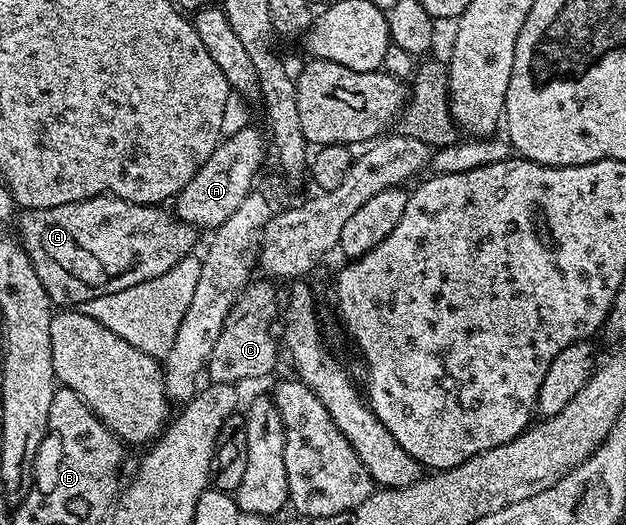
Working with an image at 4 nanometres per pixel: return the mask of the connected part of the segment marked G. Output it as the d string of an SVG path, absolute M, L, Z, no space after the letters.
M111 195L66 203L62 207L25 209L18 217L18 237L27 249L30 263L34 263L34 271L38 271L38 279L42 279L42 287L46 287L53 306L80 307L88 300L114 295L135 284L162 276L193 252L197 230L180 220L175 212L168 210L167 213L164 209L167 208L160 205L139 205Z

